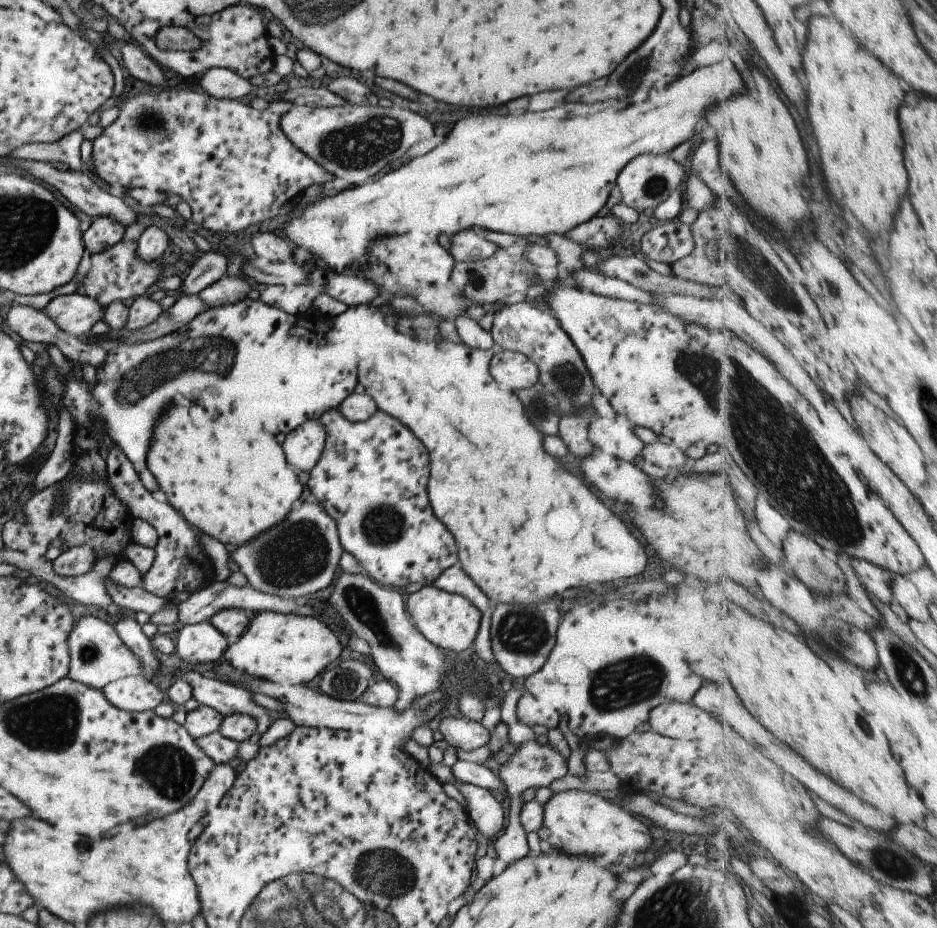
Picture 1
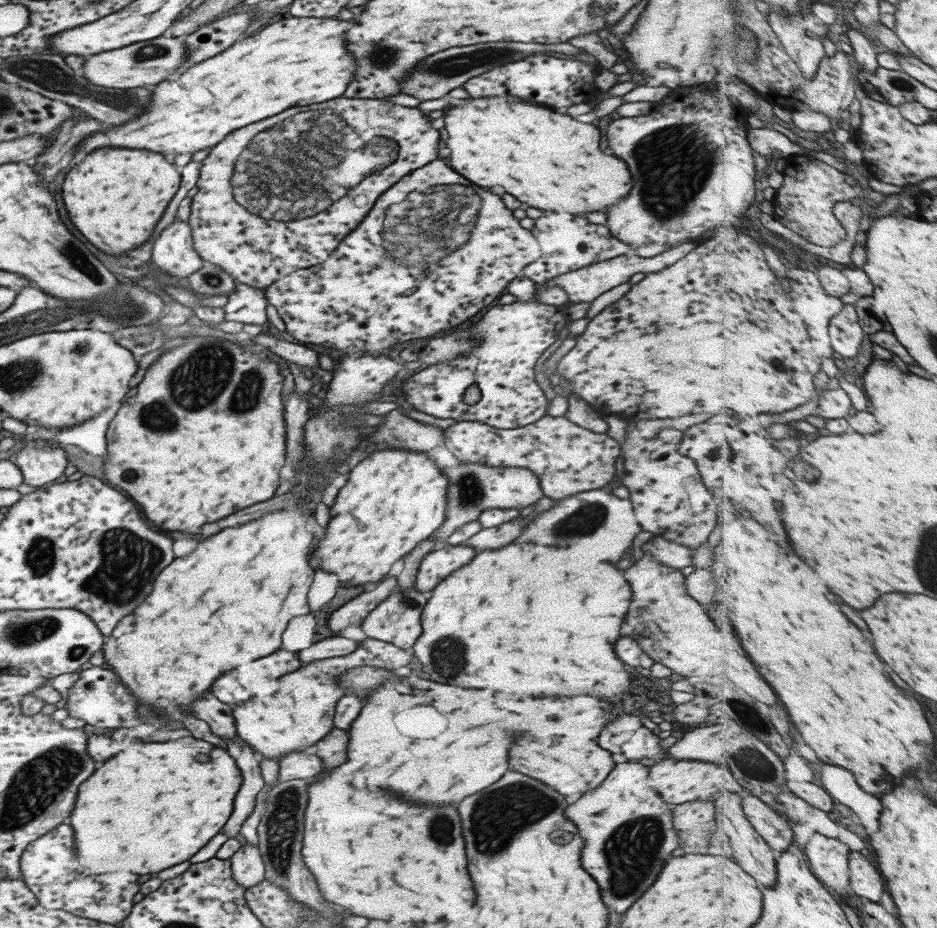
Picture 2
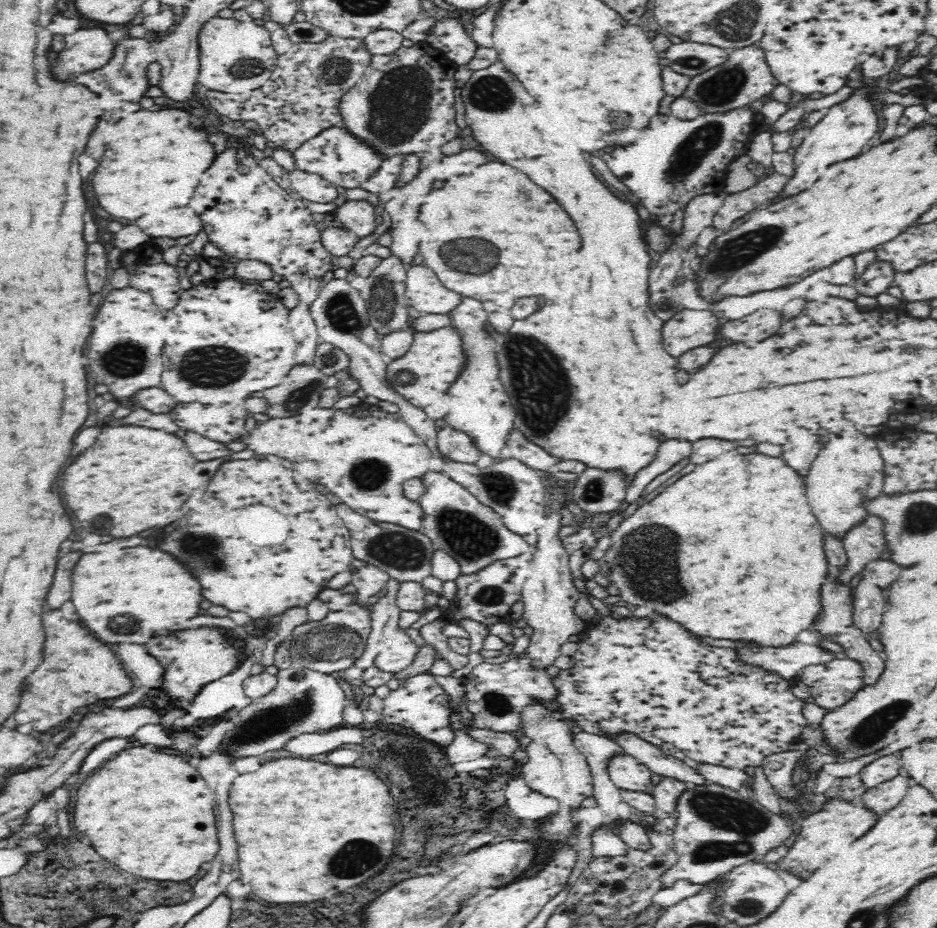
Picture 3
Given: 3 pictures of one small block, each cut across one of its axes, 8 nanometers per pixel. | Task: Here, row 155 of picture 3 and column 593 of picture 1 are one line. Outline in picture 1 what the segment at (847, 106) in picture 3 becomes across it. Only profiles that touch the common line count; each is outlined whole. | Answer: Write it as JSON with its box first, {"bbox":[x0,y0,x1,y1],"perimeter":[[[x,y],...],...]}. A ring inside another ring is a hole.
{"bbox":[536,789,654,858],"perimeter":[[[577,789],[552,792],[551,798],[542,804],[542,810],[542,826],[536,830],[538,836],[551,848],[562,850],[570,856],[600,858],[610,850],[616,850],[616,854],[620,852],[622,856],[634,858],[636,854],[646,852],[654,842],[652,832],[636,815],[596,793]]]}

